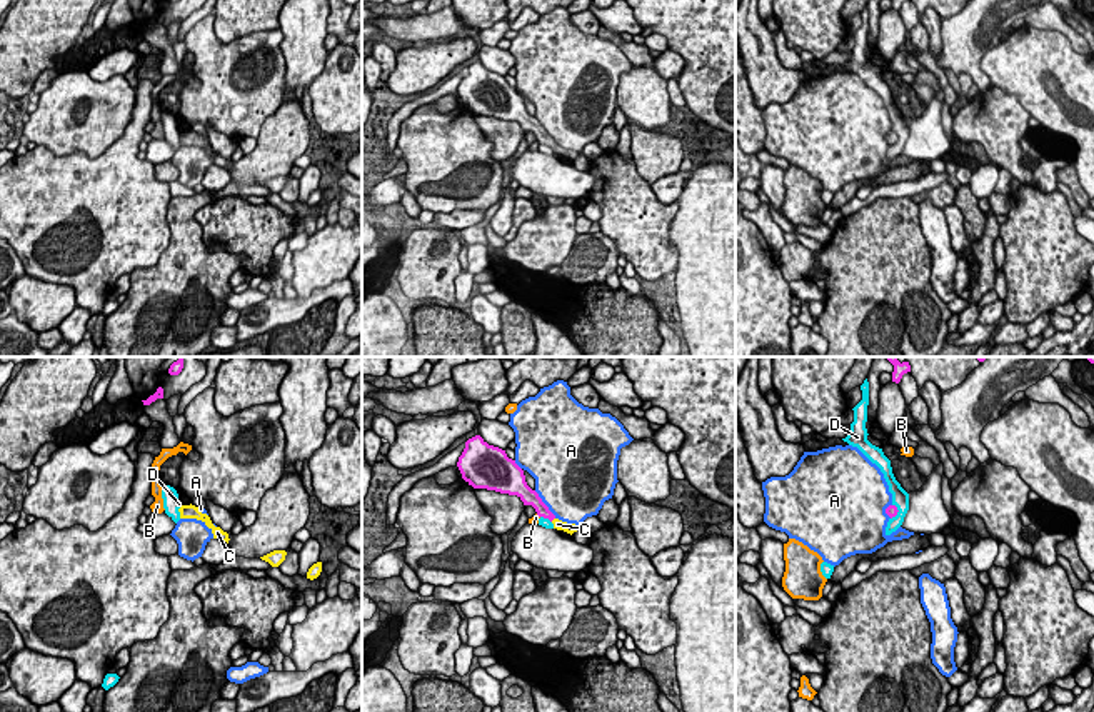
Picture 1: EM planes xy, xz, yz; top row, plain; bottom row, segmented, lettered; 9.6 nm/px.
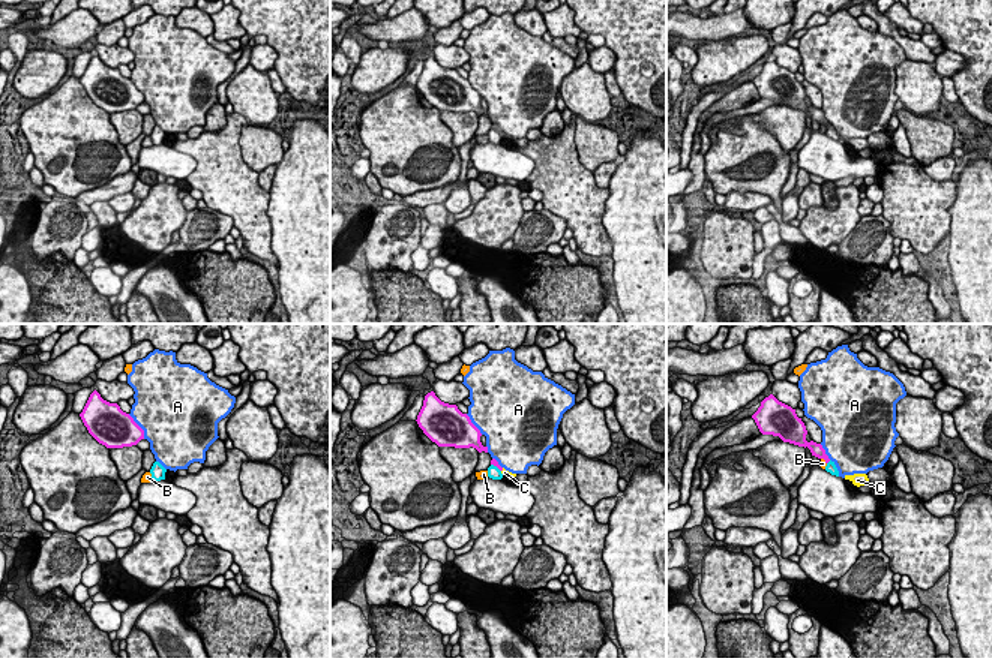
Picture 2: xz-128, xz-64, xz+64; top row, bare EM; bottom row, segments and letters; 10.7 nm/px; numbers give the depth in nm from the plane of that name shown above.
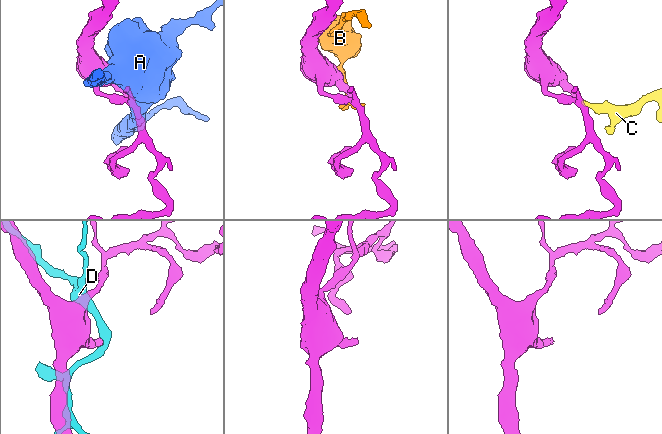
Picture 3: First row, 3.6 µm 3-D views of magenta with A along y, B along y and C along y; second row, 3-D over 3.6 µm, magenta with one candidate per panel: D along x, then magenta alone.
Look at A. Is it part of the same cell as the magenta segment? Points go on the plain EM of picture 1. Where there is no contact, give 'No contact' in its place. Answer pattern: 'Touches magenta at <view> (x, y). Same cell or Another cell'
Touches magenta at xz (544, 130). Another cell

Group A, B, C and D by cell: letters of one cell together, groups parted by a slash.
A / B / C / D

